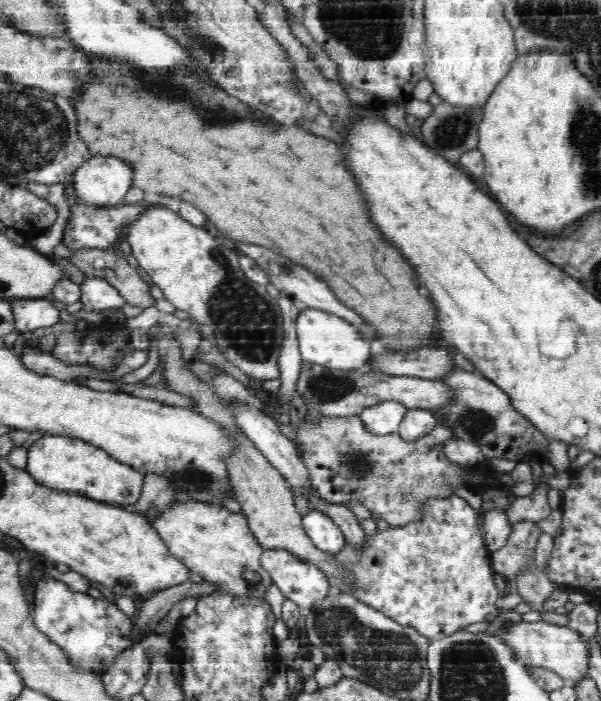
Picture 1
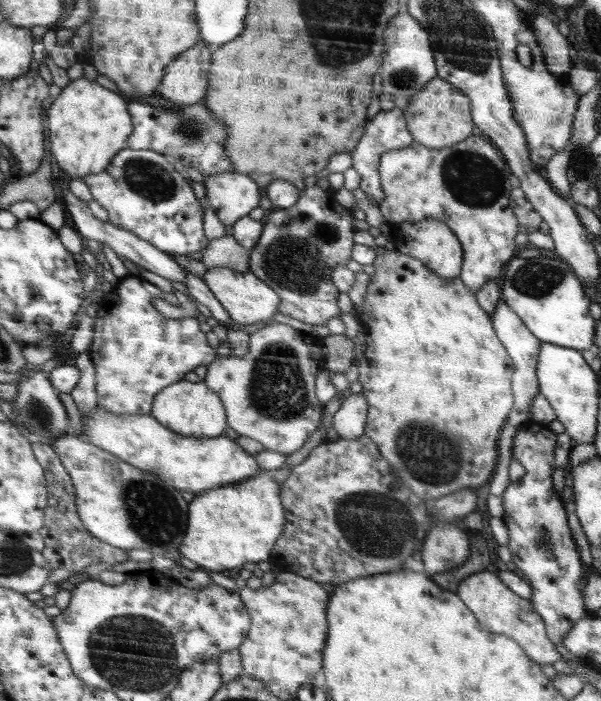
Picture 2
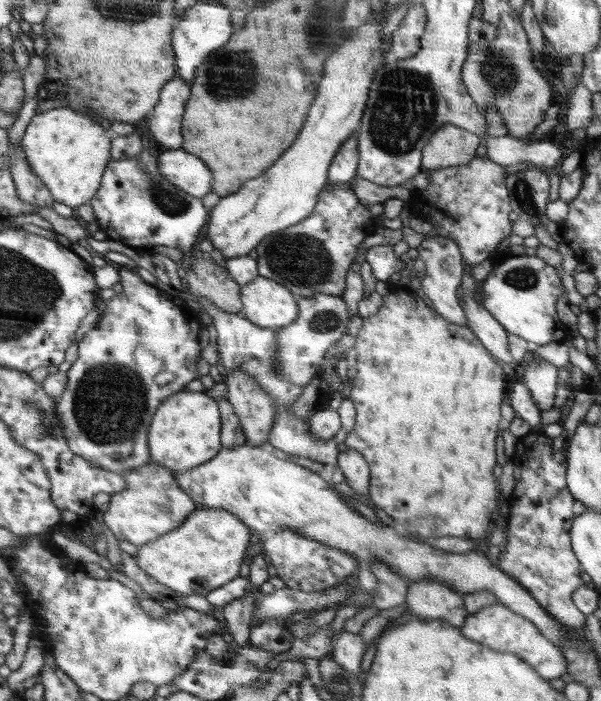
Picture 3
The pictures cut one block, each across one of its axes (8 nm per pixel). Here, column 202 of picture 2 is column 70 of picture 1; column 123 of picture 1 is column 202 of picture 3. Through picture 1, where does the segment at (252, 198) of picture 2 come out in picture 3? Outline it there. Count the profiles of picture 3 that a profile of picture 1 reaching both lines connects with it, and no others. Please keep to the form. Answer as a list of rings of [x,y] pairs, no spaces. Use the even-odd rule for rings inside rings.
[[[183,147],[161,149],[158,159],[160,173],[184,192],[201,197],[212,192],[212,168],[208,168],[208,164],[195,153],[189,153]]]

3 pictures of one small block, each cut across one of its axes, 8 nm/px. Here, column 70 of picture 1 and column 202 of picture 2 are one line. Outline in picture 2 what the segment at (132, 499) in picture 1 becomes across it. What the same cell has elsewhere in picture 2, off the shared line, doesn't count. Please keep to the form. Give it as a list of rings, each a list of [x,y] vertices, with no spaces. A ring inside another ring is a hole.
[[[99,408],[89,420],[82,419],[83,433],[94,444],[108,449],[135,468],[154,473],[170,485],[193,494],[204,493],[218,487],[240,484],[262,471],[256,464],[255,455],[246,452],[228,436],[196,438],[172,432],[167,425],[160,424],[151,414],[112,414]]]

